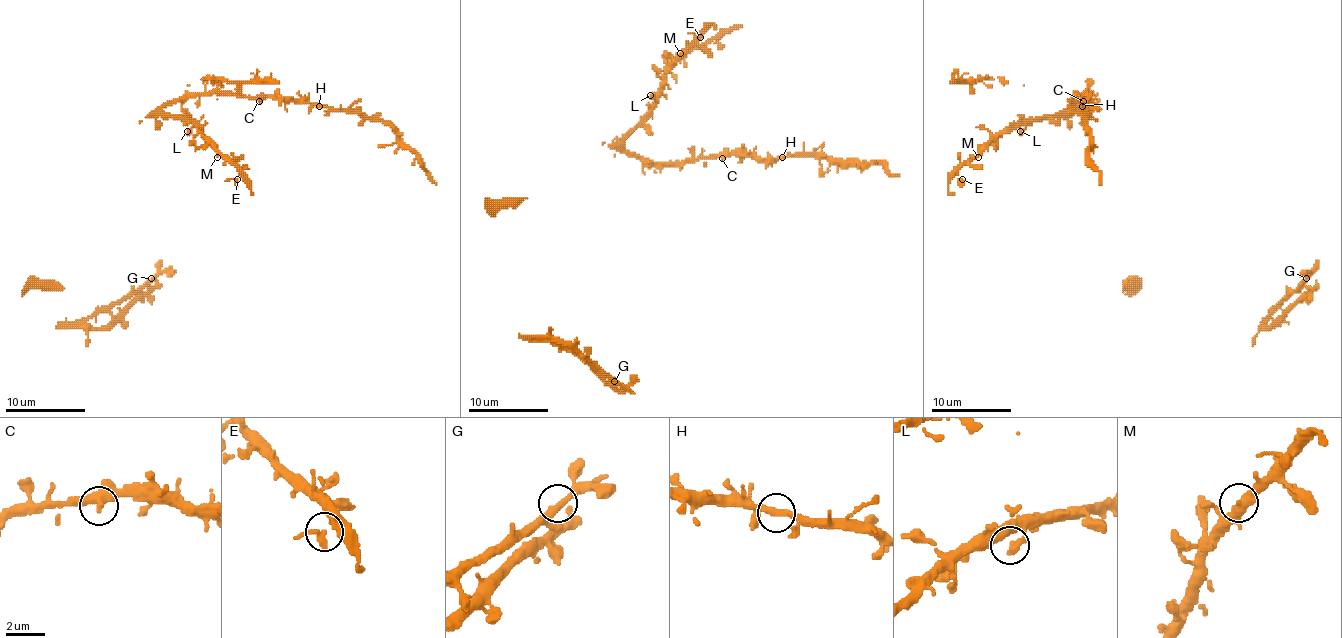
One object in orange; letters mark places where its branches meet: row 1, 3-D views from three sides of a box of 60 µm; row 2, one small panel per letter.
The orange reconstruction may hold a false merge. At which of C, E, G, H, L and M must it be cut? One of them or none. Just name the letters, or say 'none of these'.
none of these

